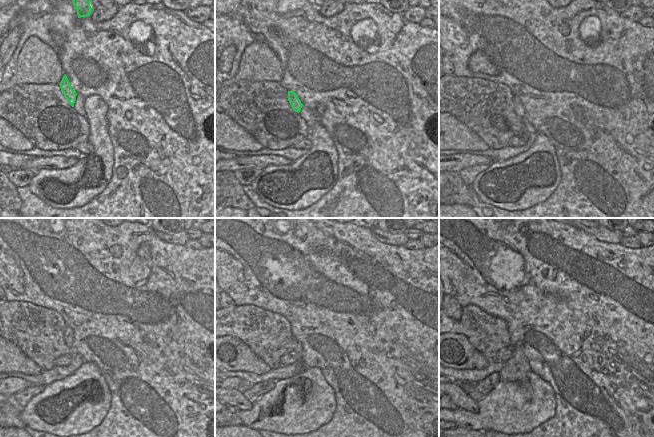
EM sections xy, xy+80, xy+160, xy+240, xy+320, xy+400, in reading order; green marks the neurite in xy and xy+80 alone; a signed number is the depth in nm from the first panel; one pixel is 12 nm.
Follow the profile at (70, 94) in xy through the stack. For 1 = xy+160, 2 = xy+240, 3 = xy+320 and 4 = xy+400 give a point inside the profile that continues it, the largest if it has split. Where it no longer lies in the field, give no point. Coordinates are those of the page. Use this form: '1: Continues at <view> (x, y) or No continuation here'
1: Continues at xy+160 (518, 107)
2: Continues at xy+240 (68, 334)
3: Continues at xy+320 (297, 349)
4: Continues at xy+400 (516, 369)

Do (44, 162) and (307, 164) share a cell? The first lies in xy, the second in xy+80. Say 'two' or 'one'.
two

